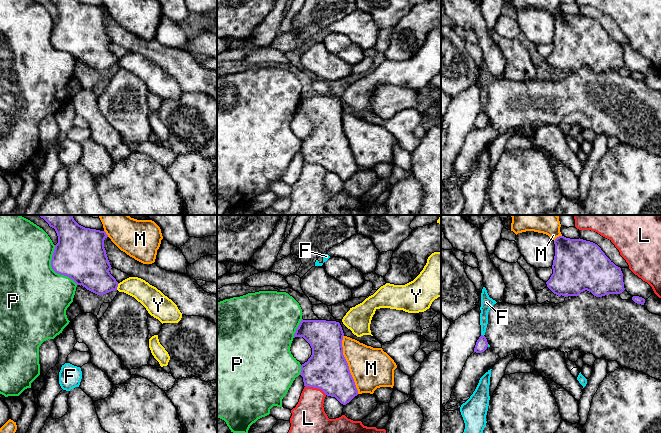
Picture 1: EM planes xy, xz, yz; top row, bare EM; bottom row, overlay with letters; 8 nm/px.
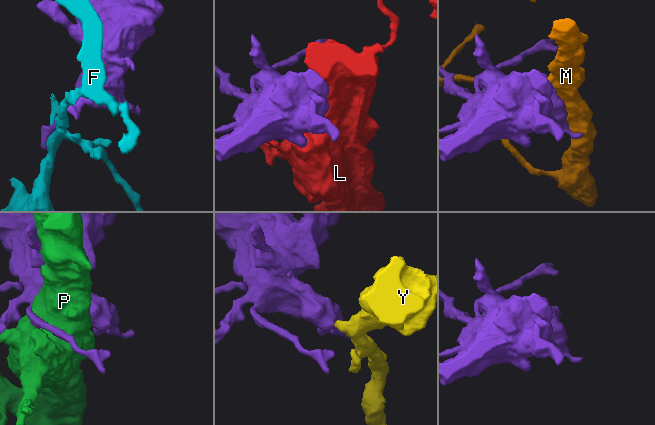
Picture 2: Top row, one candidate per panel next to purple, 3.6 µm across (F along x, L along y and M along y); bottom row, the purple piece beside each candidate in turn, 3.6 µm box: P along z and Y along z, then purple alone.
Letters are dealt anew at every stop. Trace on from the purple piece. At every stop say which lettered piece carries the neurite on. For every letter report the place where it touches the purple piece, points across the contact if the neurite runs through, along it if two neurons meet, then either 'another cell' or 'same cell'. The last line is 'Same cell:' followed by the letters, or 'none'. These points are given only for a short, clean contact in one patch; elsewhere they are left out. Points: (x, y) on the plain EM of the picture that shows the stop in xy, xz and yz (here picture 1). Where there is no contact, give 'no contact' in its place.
F: contact yz (482, 111); another cell
L: contact xz (316, 163); another cell
M: contact xz (347, 140); another cell
P: contact xy (53, 45); another cell
Y: contact xy (117, 62); border xy (119, 59), (116, 65); another cell
Same cell: none

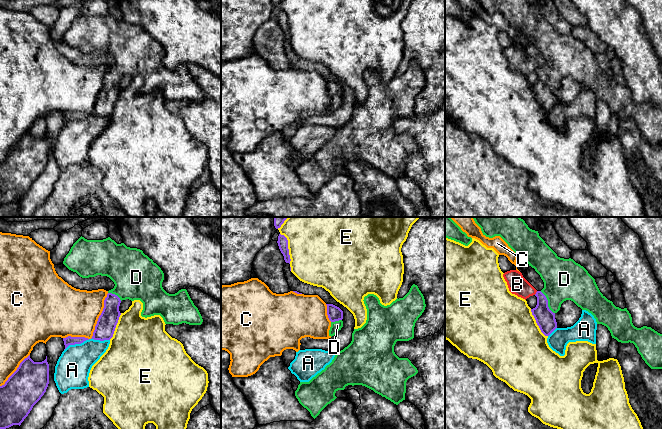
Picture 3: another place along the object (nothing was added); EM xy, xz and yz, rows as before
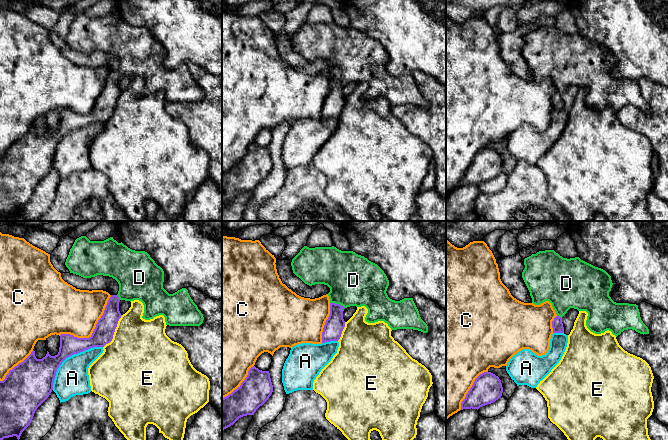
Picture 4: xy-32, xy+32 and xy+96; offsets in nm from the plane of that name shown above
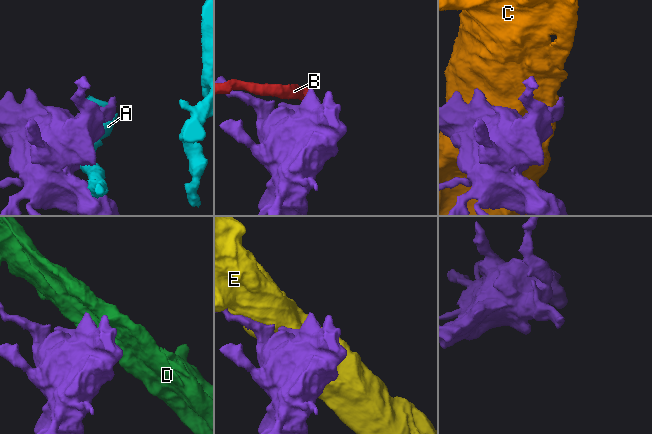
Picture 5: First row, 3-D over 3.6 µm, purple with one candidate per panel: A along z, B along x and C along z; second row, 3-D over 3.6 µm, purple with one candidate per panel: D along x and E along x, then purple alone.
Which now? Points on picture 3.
A: contact xy (76, 119); another cell
B: contact yz (536, 69); border yz (537, 67), (534, 70); another cell
C: contact xy (99, 92); another cell
D: contact yz (547, 78); way yz (545, 94), (547, 78), (564, 55); same cell
E: contact xz (287, 24); another cell
Same cell: D

